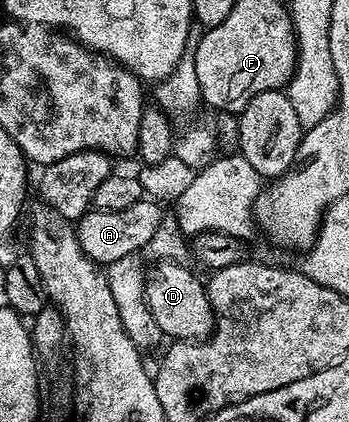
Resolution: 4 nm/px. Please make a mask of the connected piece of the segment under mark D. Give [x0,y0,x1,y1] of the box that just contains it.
[145,260,213,342]

